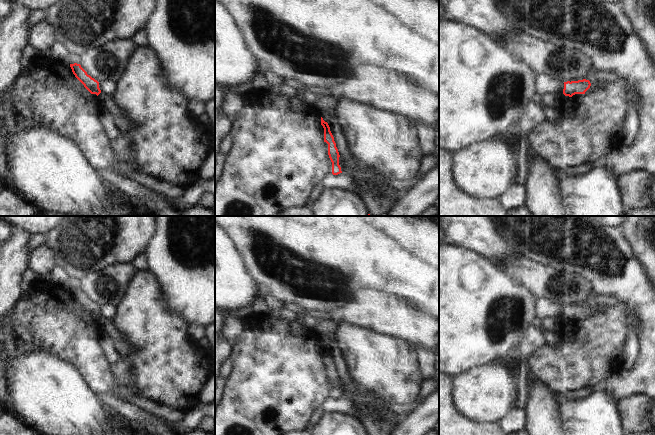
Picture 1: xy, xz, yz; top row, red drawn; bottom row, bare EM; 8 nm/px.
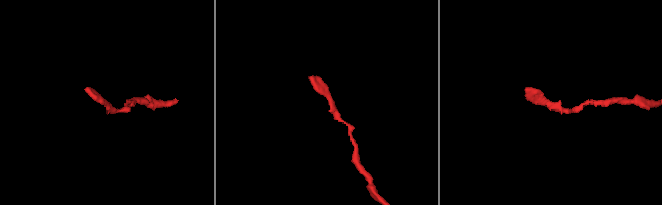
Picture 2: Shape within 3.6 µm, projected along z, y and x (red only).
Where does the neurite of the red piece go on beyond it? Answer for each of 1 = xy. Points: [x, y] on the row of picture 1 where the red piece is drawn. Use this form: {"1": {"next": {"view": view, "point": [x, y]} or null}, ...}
{"1": {"next": null}}

